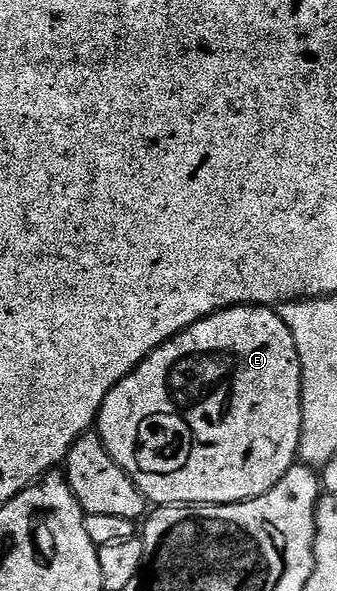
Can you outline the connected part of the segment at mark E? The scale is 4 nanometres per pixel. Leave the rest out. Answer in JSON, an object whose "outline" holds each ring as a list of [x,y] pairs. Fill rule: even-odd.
{"outline":[[[231,306],[228,310],[220,310],[217,314],[211,314],[208,318],[198,320],[190,328],[186,328],[180,334],[175,334],[168,342],[163,342],[156,351],[146,360],[142,360],[142,364],[138,364],[129,374],[118,384],[114,384],[114,388],[110,388],[110,392],[106,396],[106,400],[102,404],[100,414],[96,417],[95,429],[100,435],[102,444],[106,444],[106,452],[110,452],[110,456],[114,456],[114,460],[122,469],[134,480],[137,488],[144,493],[149,503],[155,504],[157,507],[162,506],[225,506],[226,504],[234,504],[235,502],[249,502],[251,498],[262,496],[266,492],[270,492],[270,488],[274,488],[274,484],[278,484],[282,480],[282,476],[286,476],[286,472],[290,467],[297,465],[298,455],[300,452],[300,437],[302,436],[302,404],[300,397],[302,396],[302,368],[298,360],[298,348],[294,348],[294,336],[290,332],[290,328],[286,328],[286,324],[282,324],[279,313],[275,309],[267,306]]]}

